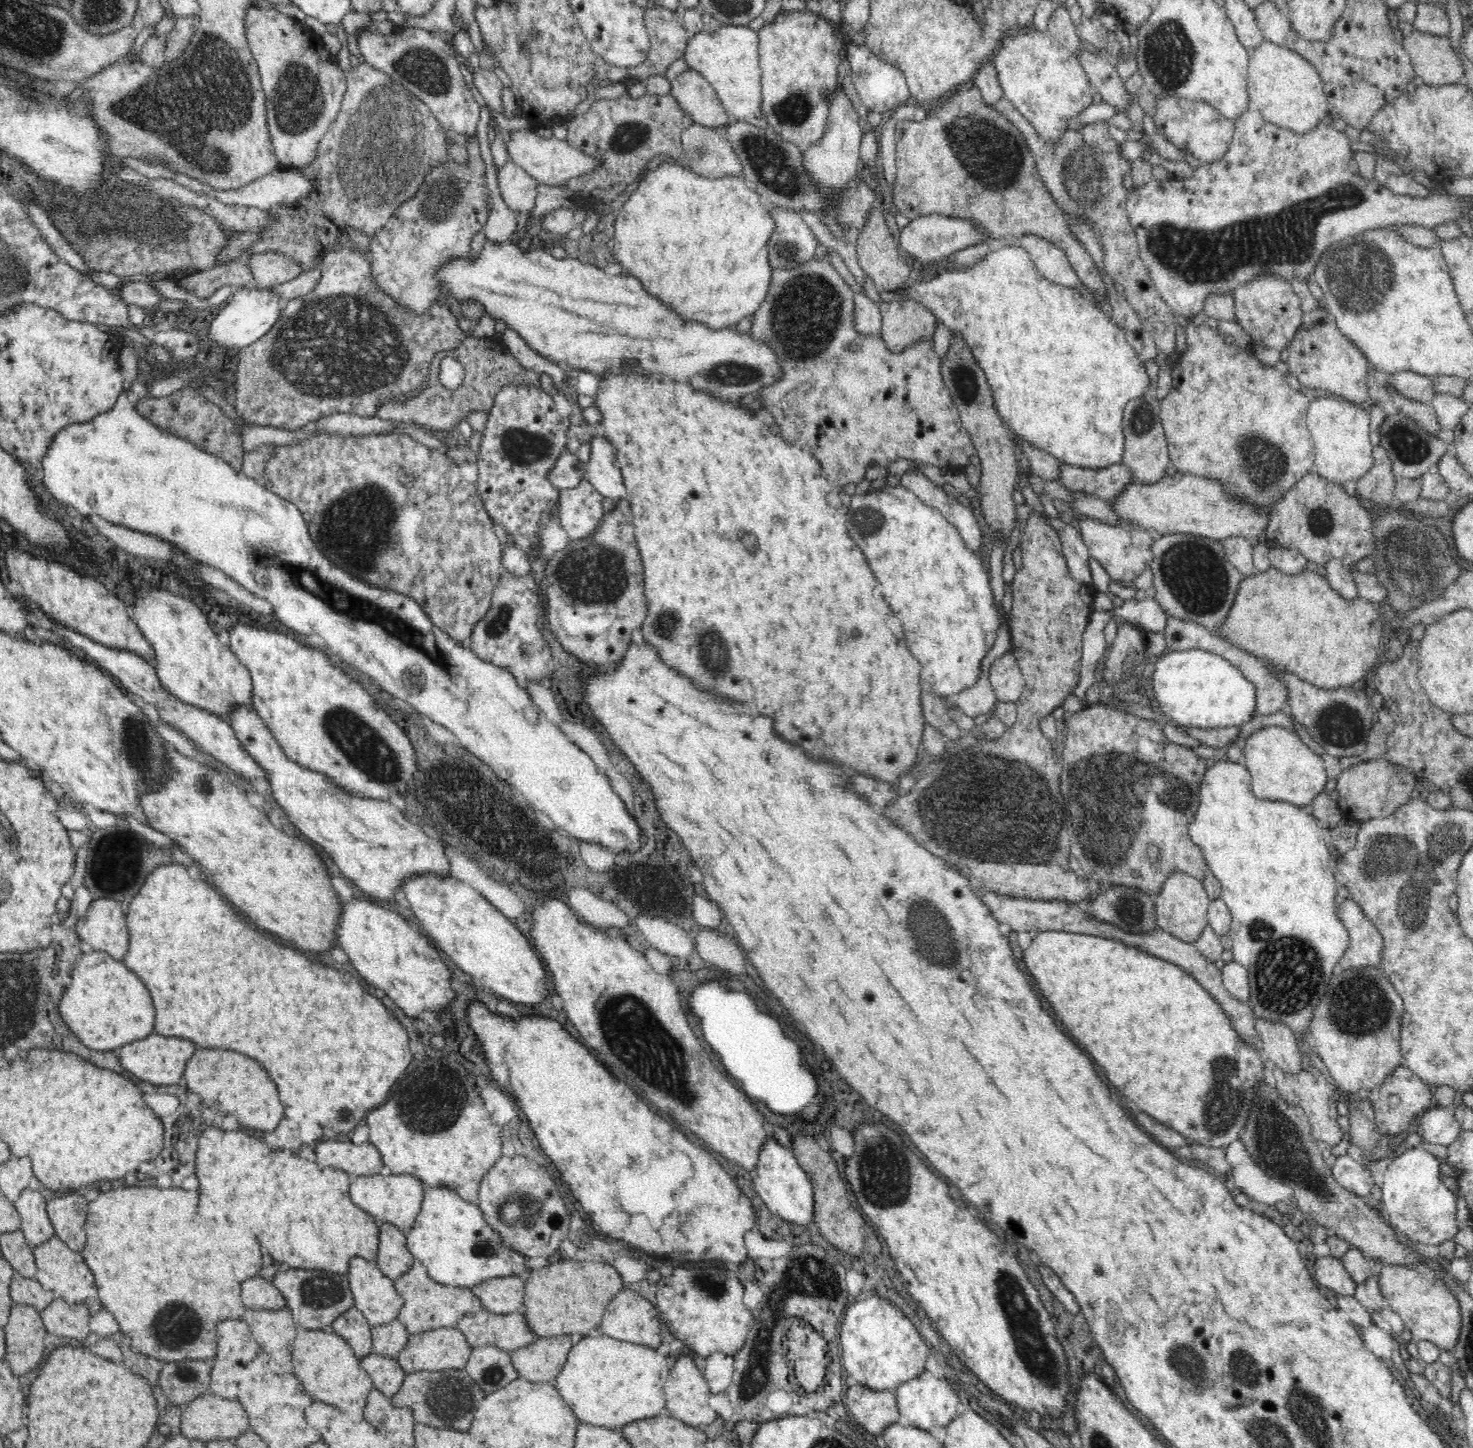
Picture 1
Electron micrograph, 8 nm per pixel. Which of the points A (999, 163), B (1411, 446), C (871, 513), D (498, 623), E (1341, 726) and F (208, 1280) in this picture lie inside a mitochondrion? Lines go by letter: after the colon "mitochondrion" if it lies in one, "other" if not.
A: mitochondrion
B: mitochondrion
C: mitochondrion
D: mitochondrion
E: mitochondrion
F: other

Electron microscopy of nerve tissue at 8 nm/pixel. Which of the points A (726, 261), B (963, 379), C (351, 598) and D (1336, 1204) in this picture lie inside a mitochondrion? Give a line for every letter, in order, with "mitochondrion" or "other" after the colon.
A: other
B: mitochondrion
C: mitochondrion
D: mitochondrion

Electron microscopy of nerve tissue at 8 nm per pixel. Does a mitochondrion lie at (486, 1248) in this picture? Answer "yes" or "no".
yes

